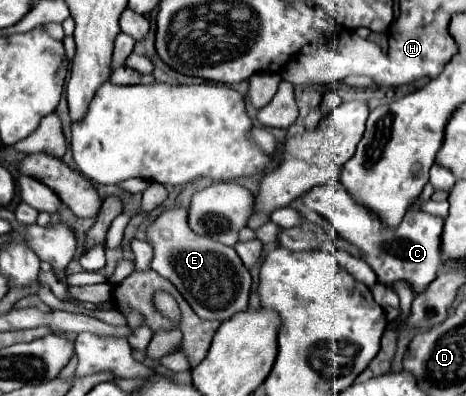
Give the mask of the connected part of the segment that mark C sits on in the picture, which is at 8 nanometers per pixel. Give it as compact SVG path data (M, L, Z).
M340 181L312 187L312 191L308 191L302 199L308 209L326 217L342 239L350 241L352 245L364 251L364 261L374 269L374 273L382 283L390 285L392 281L406 279L418 293L422 293L428 287L428 283L436 279L438 267L442 263L440 257L440 235L444 225L442 217L410 209L396 231L388 229L368 209L358 205L346 193Z

